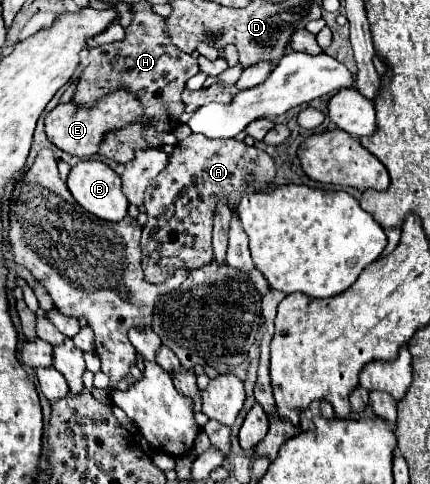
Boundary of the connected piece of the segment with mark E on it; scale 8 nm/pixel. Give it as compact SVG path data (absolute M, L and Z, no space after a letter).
M115 91L109 93L107 97L101 97L97 105L93 107L85 107L85 105L77 105L73 101L57 105L55 109L51 109L45 117L45 131L47 137L53 145L57 145L61 151L75 155L75 157L91 157L95 153L99 153L99 145L103 143L107 133L113 133L117 129L123 129L125 125L131 123L141 123L143 125L143 139L151 145L151 147L163 147L163 145L177 145L177 139L173 133L157 133L151 125L149 119L145 119L143 115L143 105L137 97L133 97L133 93L129 91Z

